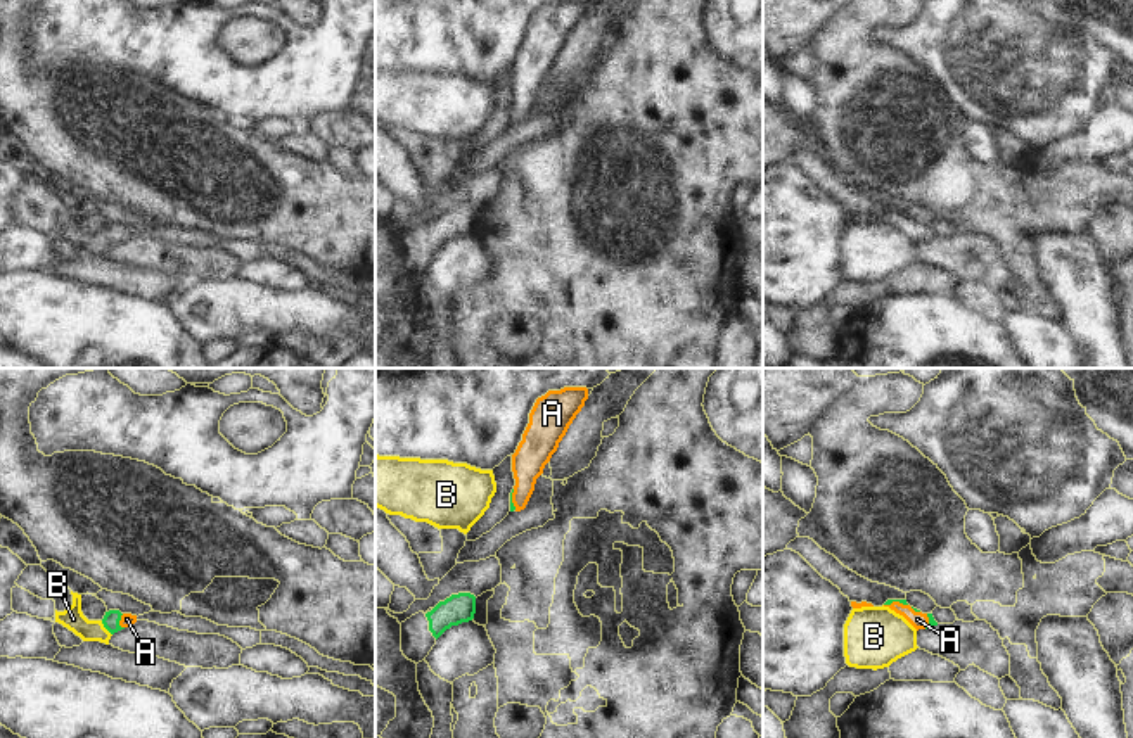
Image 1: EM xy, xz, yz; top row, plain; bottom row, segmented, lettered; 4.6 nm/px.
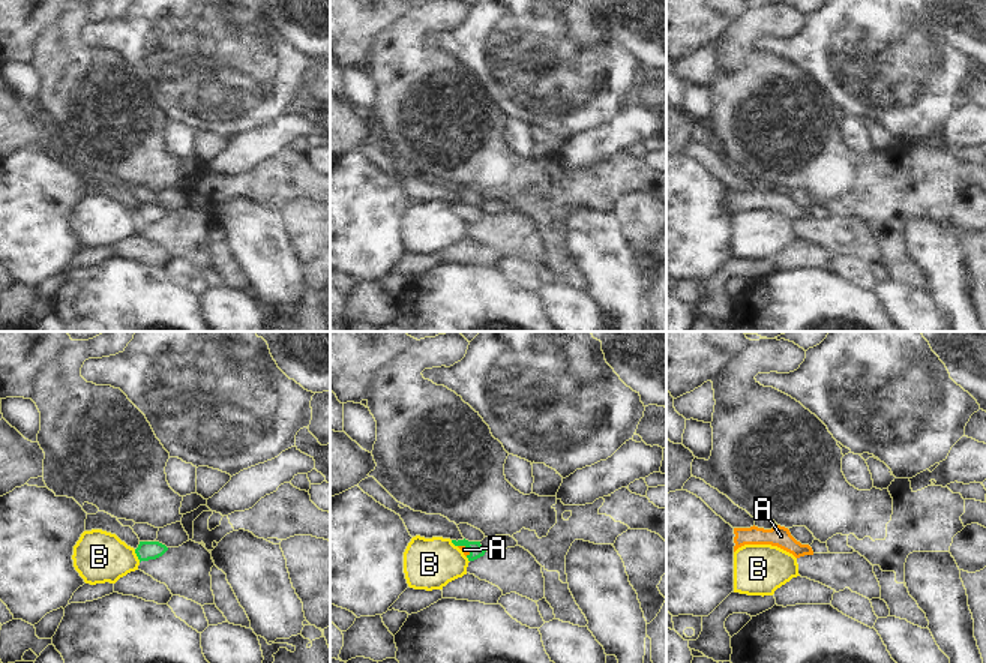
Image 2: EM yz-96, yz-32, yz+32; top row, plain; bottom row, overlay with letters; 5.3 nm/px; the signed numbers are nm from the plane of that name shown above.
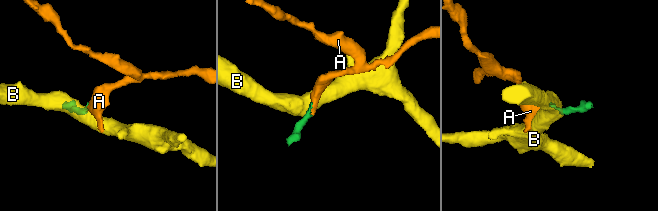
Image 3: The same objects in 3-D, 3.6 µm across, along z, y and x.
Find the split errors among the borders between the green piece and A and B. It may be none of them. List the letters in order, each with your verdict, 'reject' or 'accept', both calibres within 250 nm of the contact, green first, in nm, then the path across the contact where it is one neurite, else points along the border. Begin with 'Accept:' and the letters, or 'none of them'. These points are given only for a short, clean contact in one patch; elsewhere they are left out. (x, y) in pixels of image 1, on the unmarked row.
Accept: A
A: accept | 80/60 nm | across xy (111, 232), (120, 232), (127, 232)
B: reject | 80/100 nm | along xy (101, 234), (111, 248)

